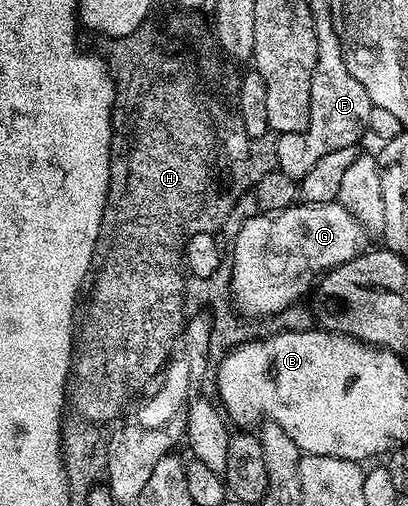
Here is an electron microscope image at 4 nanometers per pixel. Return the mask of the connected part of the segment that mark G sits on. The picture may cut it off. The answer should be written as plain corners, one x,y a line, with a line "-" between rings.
336,200
322,204
298,202
287,210
256,215
242,222
231,252
236,261
231,296
249,318
273,316
291,307
326,272
355,259
366,247
365,229

